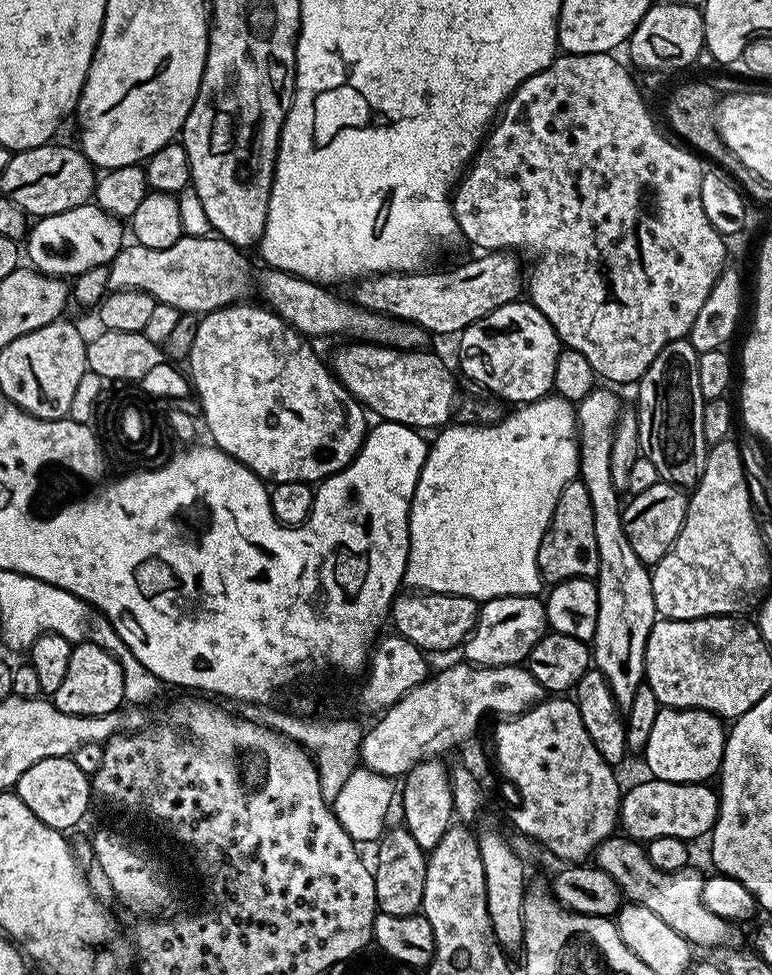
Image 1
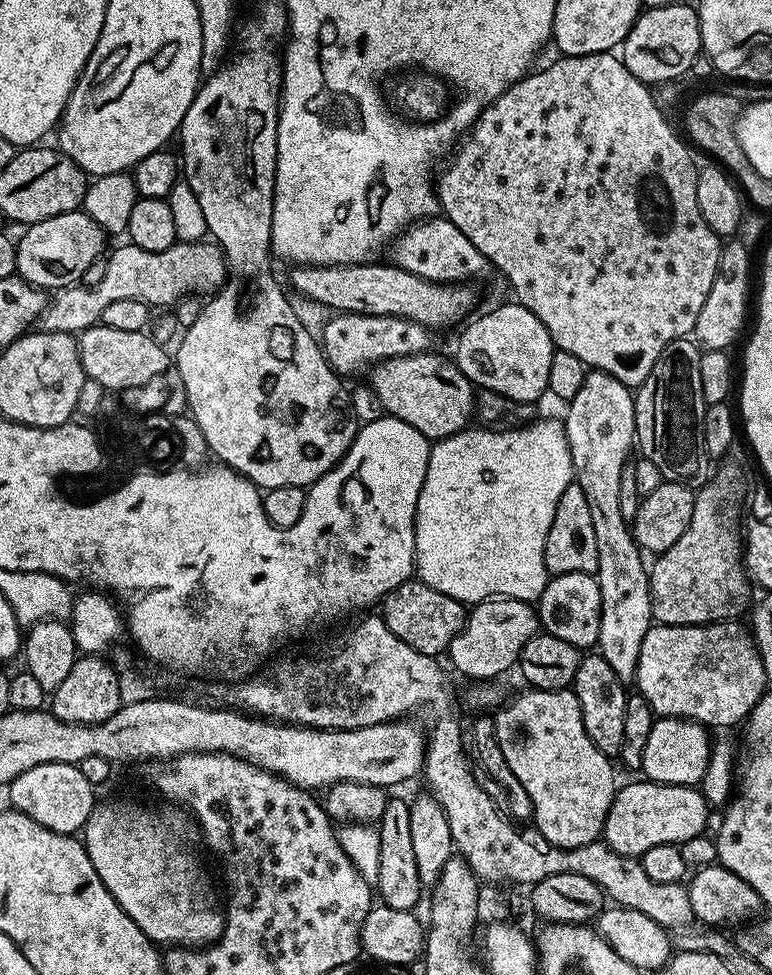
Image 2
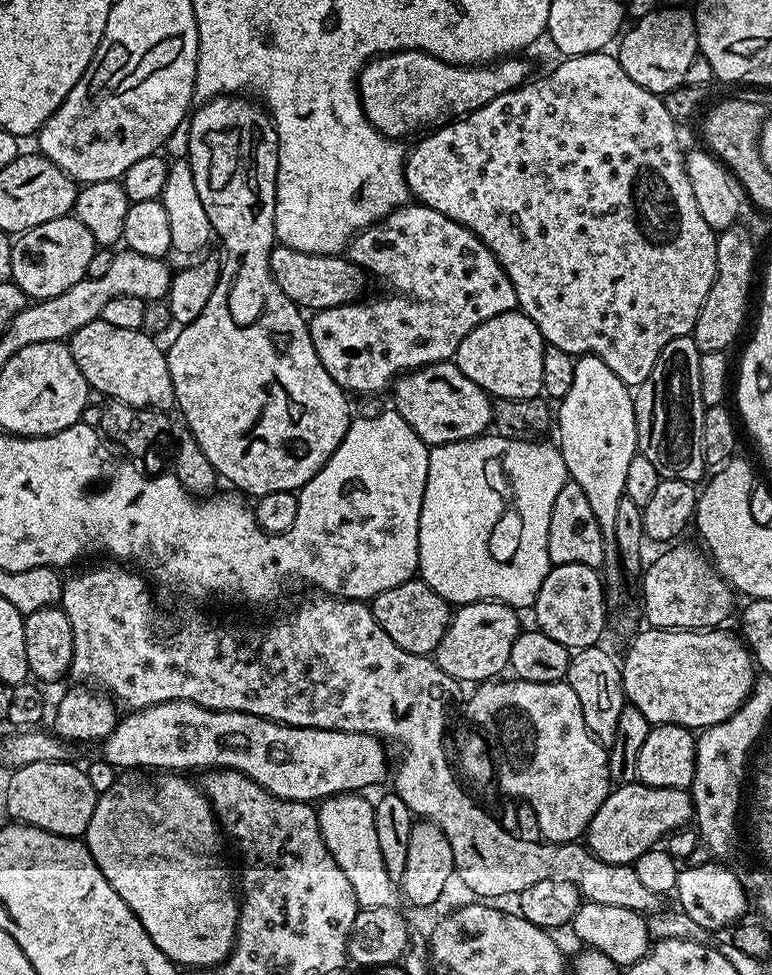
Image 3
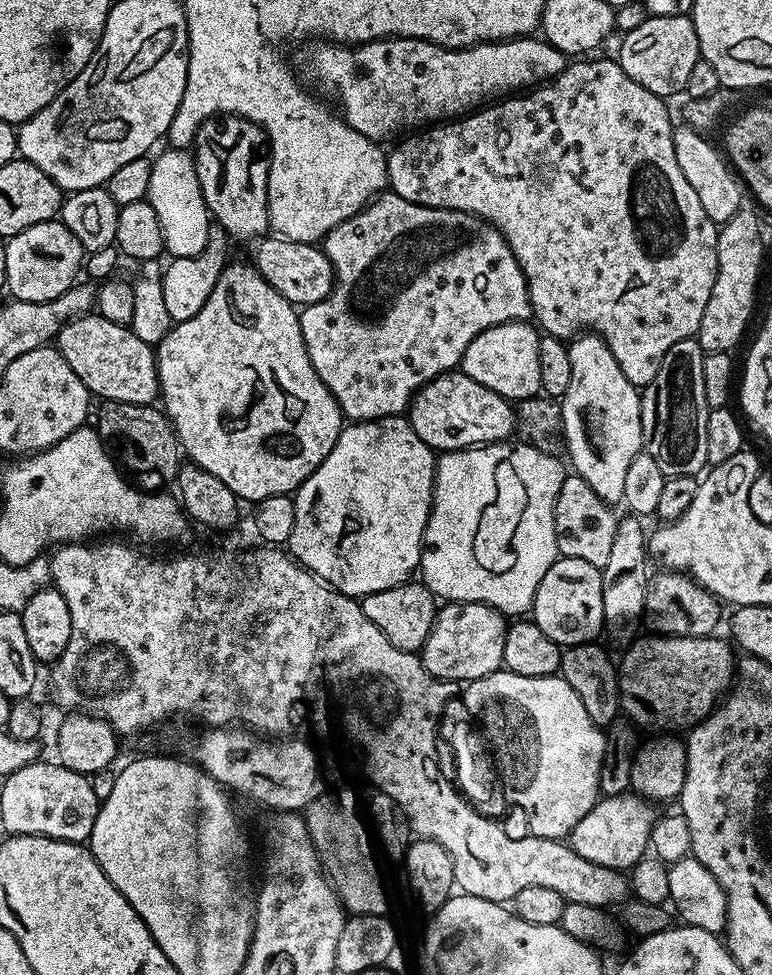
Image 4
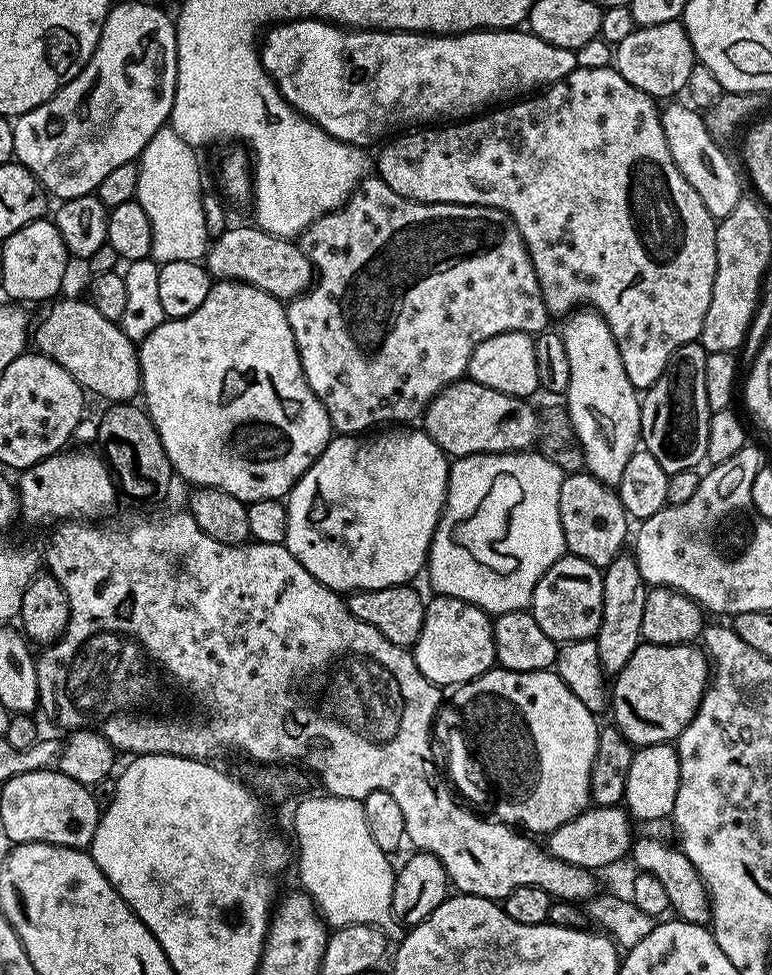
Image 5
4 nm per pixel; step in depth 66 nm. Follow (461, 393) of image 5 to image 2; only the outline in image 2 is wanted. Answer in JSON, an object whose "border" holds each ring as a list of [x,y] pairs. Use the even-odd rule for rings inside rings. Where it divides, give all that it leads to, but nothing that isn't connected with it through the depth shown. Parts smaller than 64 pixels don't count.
{"border":[[[436,350],[419,352],[413,356],[395,356],[389,360],[381,360],[379,364],[371,369],[372,388],[376,391],[376,400],[381,404],[383,411],[389,416],[398,418],[414,430],[418,430],[429,441],[445,440],[448,436],[453,436],[455,432],[463,432],[469,427],[474,416],[476,406],[476,392],[471,380],[462,374],[462,370],[451,359],[439,356]]]}

